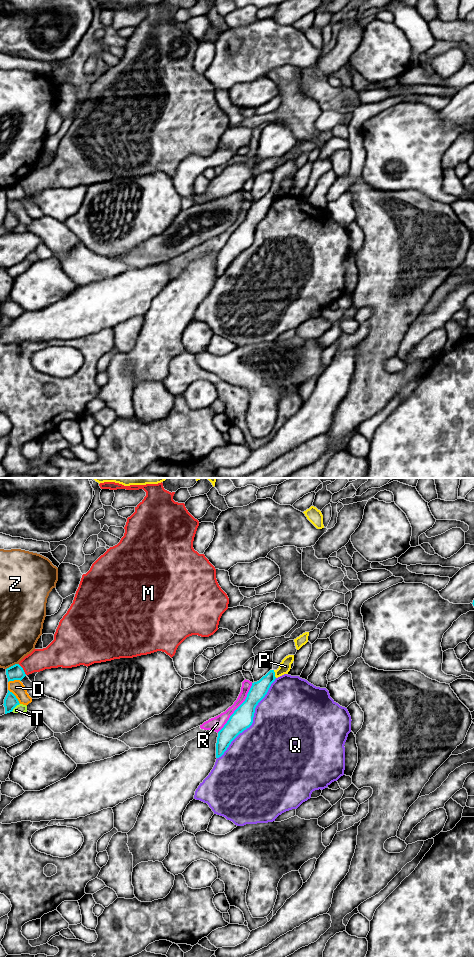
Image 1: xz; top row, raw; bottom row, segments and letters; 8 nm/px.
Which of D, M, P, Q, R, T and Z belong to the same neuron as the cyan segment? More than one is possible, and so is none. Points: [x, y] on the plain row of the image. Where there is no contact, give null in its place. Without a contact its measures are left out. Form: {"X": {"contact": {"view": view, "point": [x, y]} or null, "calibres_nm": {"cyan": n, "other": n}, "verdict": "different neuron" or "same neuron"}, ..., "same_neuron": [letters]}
{"D": {"contact": {"view": "xz", "point": [15, 216]}, "calibres_nm": {"cyan": 110, "other": 110}, "verdict": "different neuron"}, "M": {"contact": {"view": "xz", "point": [22, 189]}, "calibres_nm": {"cyan": 120, "other": 180}, "verdict": "different neuron"}, "P": {"contact": {"view": "xz", "point": [274, 194]}, "calibres_nm": {"cyan": 140, "other": 90}, "verdict": "different neuron"}, "Q": {"contact": {"view": "xz", "point": [252, 240]}, "calibres_nm": {"cyan": 170, "other": 500}, "verdict": "different neuron"}, "R": {"contact": {"view": "xz", "point": [237, 228]}, "calibres_nm": {"cyan": 170, "other": 110}, "verdict": "different neuron"}, "T": {"contact": {"view": "xz", "point": [15, 226]}, "calibres_nm": {"cyan": 110, "other": 70}, "verdict": "different neuron"}, "Z": {"contact": {"view": "xz", "point": [12, 186]}, "calibres_nm": {"cyan": 120, "other": 300}, "verdict": "different neuron"}, "same_neuron": []}

